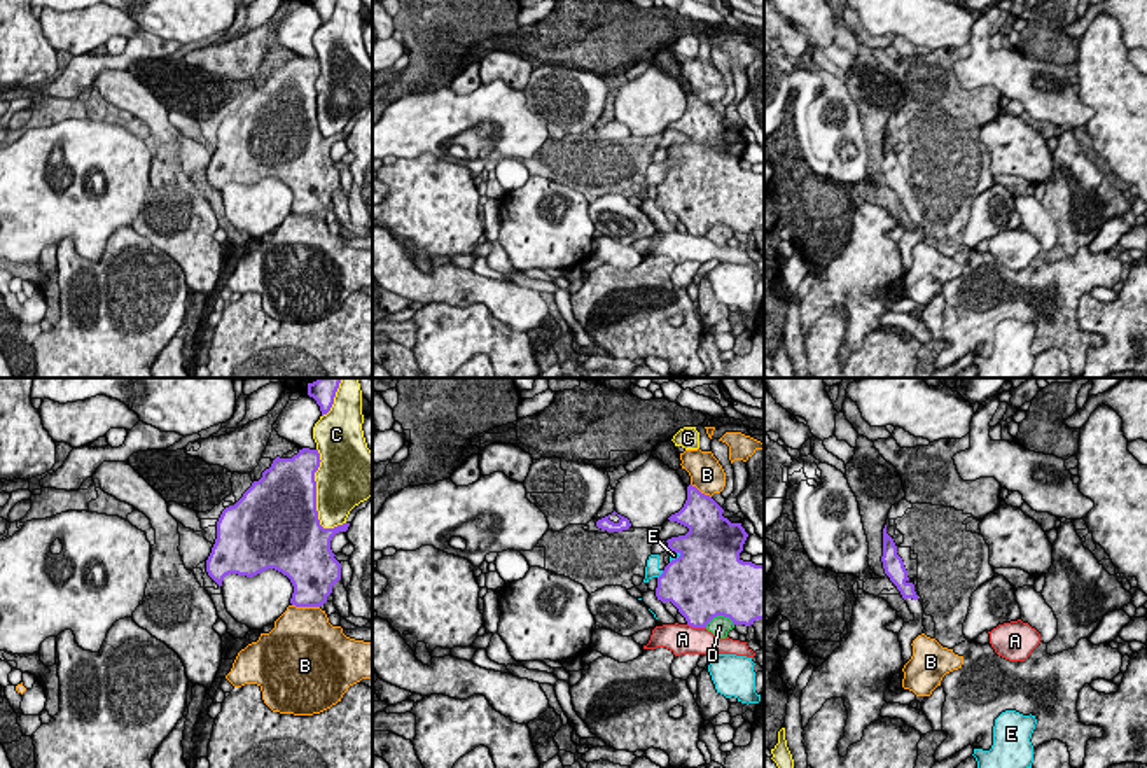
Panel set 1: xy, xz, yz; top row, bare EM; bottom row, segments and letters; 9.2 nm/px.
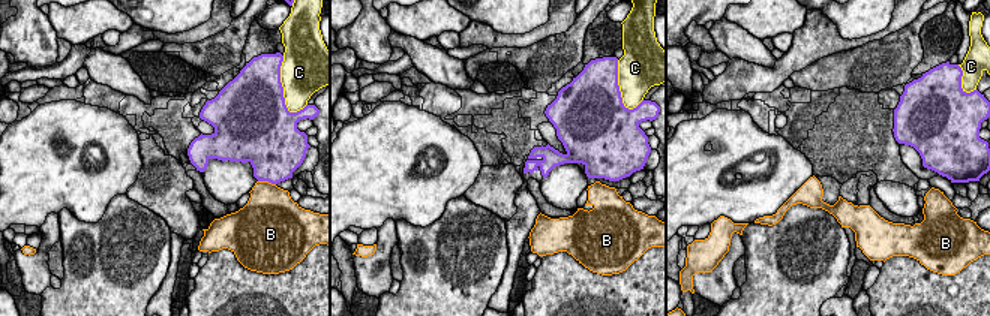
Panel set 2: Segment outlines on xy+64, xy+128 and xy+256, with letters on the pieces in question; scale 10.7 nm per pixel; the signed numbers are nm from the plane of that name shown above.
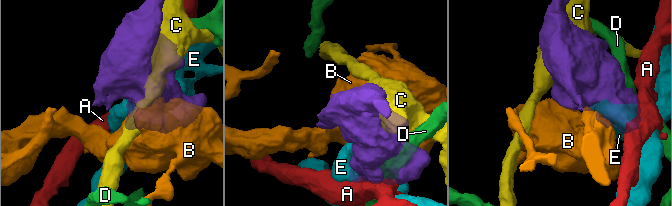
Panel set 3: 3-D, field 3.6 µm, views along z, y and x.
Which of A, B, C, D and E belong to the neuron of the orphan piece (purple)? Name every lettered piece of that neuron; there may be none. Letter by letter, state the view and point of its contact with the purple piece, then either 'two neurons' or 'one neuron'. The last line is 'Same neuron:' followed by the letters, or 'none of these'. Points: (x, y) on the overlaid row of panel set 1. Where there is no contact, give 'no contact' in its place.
A: contact xz (696, 627); two neurons
B: contact xy (306, 606); two neurons
C: contact xy (315, 492); two neurons
D: contact xz (719, 614); two neurons
E: contact xz (661, 574); two neurons
Same neuron: none of these

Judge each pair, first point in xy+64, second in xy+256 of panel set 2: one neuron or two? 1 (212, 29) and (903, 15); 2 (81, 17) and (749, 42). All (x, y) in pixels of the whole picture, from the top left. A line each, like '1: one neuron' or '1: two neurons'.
1: one neuron
2: two neurons

